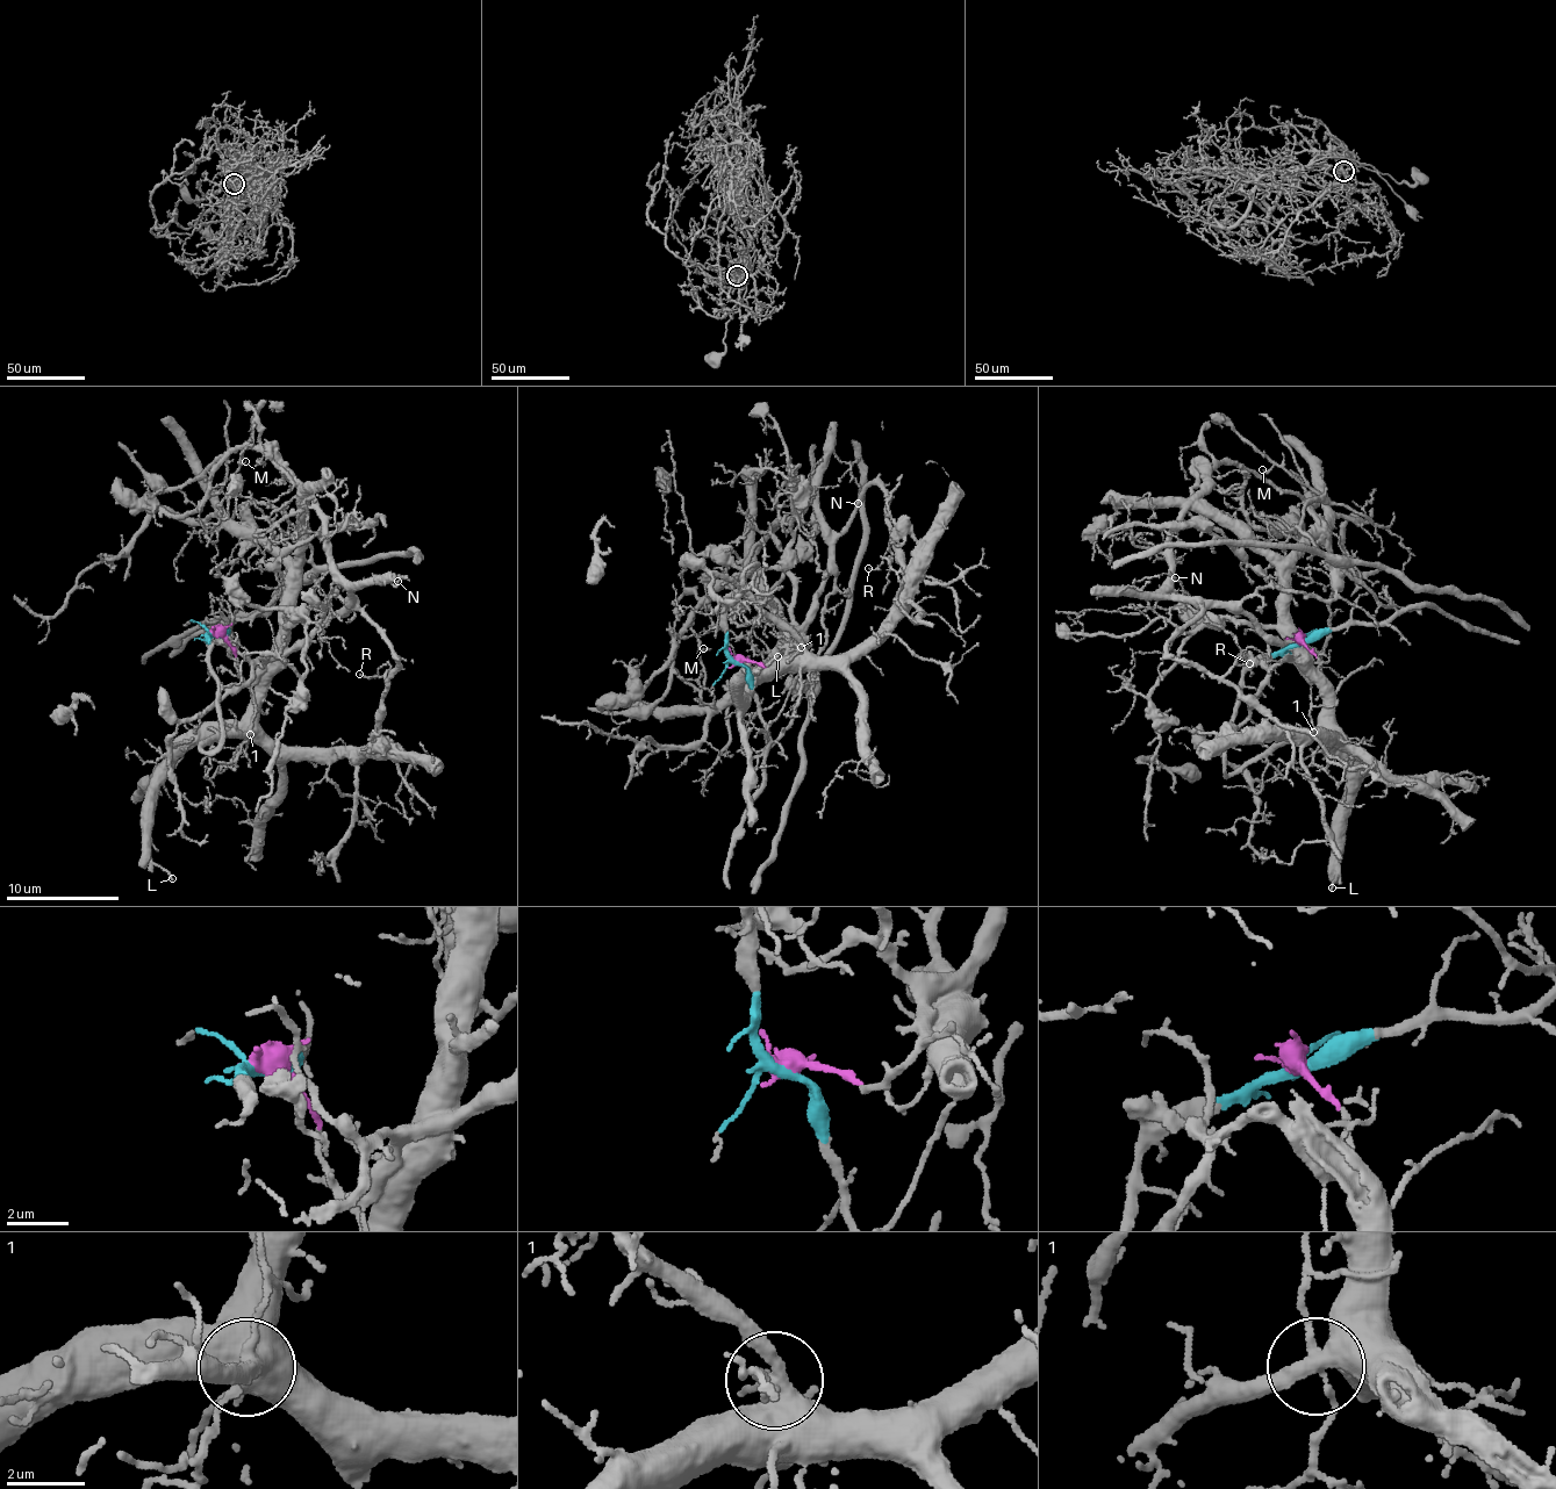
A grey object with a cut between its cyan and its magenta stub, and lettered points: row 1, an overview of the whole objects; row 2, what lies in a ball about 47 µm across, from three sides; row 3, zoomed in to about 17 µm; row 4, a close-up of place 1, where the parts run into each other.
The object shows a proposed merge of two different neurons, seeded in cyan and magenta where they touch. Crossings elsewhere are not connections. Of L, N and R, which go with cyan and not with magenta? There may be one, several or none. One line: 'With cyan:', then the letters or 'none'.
With cyan: L

